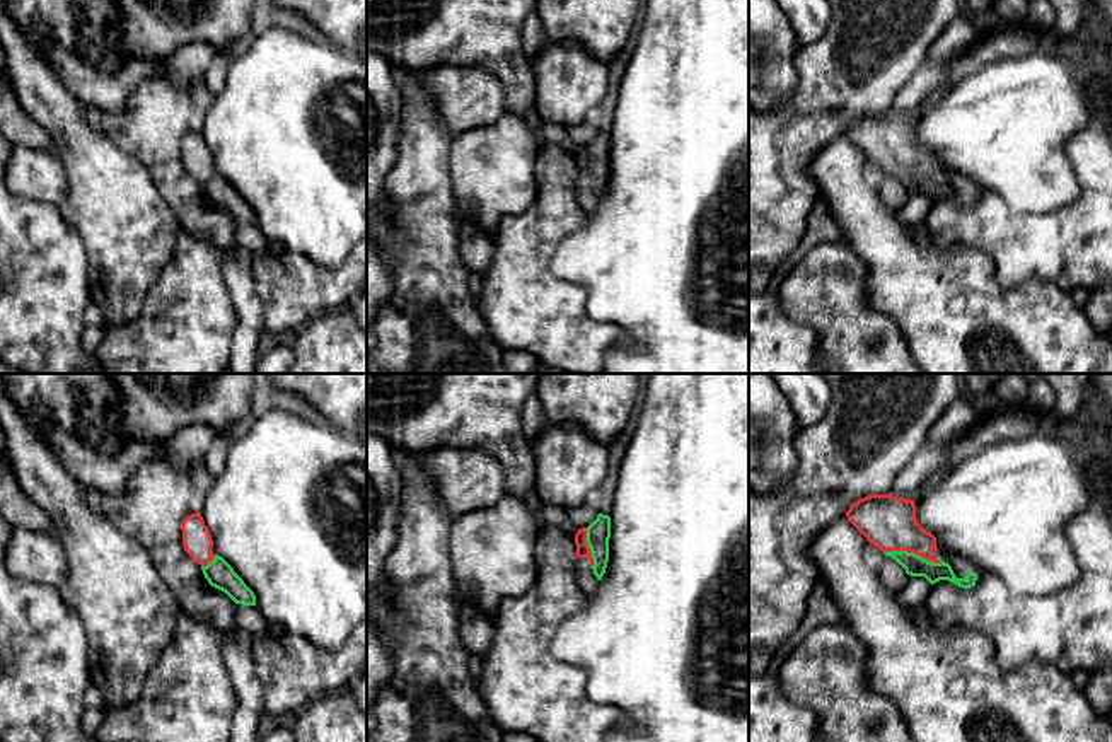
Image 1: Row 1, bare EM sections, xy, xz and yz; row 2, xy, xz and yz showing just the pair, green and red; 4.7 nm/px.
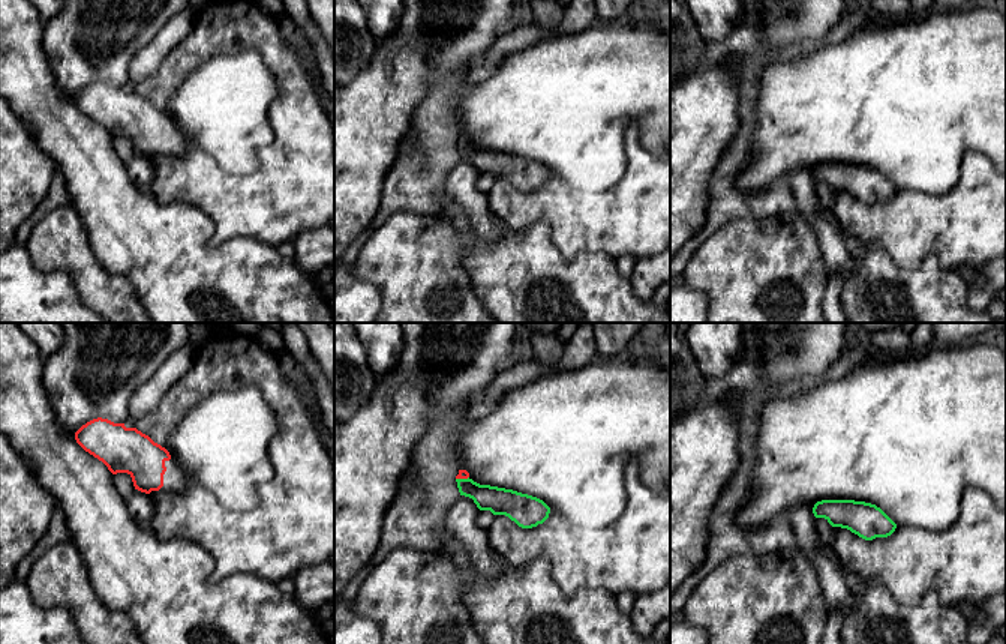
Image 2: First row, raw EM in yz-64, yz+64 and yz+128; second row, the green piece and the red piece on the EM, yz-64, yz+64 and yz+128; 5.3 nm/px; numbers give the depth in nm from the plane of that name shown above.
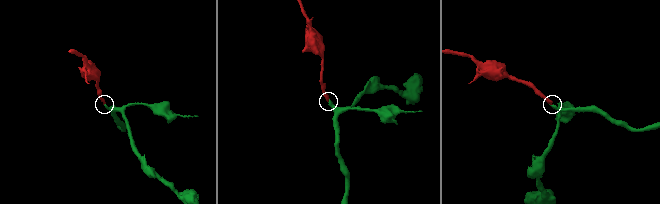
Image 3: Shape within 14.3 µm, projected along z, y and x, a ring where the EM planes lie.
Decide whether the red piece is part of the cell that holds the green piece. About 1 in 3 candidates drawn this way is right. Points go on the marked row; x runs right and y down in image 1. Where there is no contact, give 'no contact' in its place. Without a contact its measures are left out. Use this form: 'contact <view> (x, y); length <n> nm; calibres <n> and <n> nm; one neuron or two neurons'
contact yz (913, 553); length 280 nm; calibres 100 and 260 nm; one neuron

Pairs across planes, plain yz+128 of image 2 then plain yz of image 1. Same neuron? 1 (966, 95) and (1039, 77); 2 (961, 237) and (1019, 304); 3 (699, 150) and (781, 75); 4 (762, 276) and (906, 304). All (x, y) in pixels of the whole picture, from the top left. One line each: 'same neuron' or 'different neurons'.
1: same neuron
2: different neurons
3: different neurons
4: different neurons

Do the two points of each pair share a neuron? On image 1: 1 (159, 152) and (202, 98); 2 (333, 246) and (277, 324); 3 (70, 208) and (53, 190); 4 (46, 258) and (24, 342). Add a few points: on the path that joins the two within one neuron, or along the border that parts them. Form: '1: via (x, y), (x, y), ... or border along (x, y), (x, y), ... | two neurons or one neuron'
1: via (161, 139), (188, 111) | one neuron
2: border along (283, 248), (326, 268), (348, 256) | two neurons
3: border along (63, 162), (67, 197), (58, 205) | two neurons
4: via (26, 278), (24, 321) | one neuron

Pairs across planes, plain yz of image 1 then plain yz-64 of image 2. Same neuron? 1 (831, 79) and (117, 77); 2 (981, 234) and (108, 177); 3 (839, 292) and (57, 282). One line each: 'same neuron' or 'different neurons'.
1: same neuron
2: different neurons
3: different neurons

